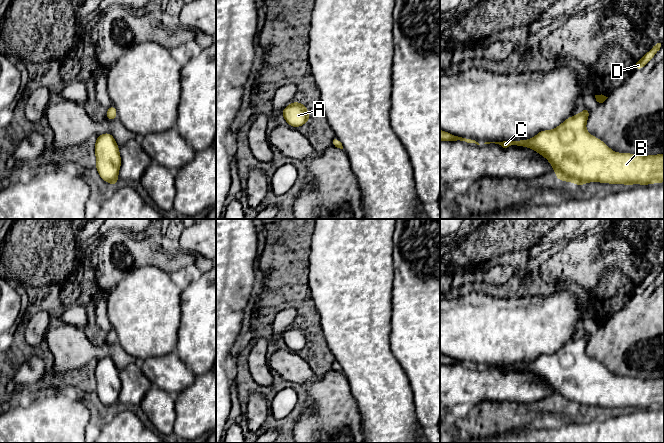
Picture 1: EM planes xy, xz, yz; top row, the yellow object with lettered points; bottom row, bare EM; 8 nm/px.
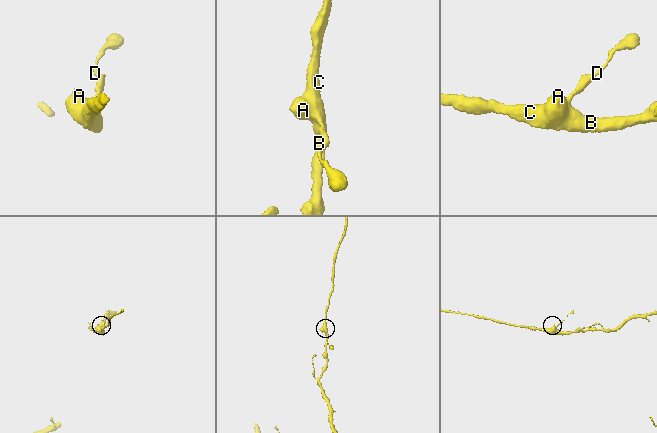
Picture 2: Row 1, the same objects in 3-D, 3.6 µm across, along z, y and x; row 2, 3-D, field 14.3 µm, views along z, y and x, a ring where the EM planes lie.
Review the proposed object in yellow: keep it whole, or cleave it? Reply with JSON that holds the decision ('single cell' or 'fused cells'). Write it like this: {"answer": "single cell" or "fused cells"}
{"answer": "single cell"}

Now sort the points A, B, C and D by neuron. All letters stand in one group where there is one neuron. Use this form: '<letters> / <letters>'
A B C D

